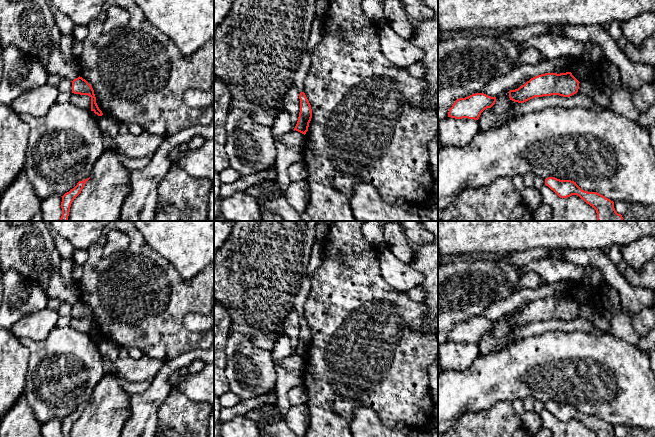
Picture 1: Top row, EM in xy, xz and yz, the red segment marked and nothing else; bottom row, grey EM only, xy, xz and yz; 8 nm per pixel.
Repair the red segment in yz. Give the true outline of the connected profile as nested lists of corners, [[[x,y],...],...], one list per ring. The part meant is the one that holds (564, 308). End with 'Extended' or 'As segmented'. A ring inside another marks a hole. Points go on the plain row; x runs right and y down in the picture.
[[[571,296],[545,297],[531,302],[518,313],[510,314],[509,322],[514,326],[524,327],[535,321],[570,321],[578,316],[579,307]]]. As segmented

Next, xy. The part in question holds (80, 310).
[[[80,300],[71,306],[72,306],[72,317],[90,320],[91,321],[91,335],[93,335],[98,340],[102,340],[103,337],[99,333],[96,327],[96,321],[95,321],[92,310]]]. As segmented

